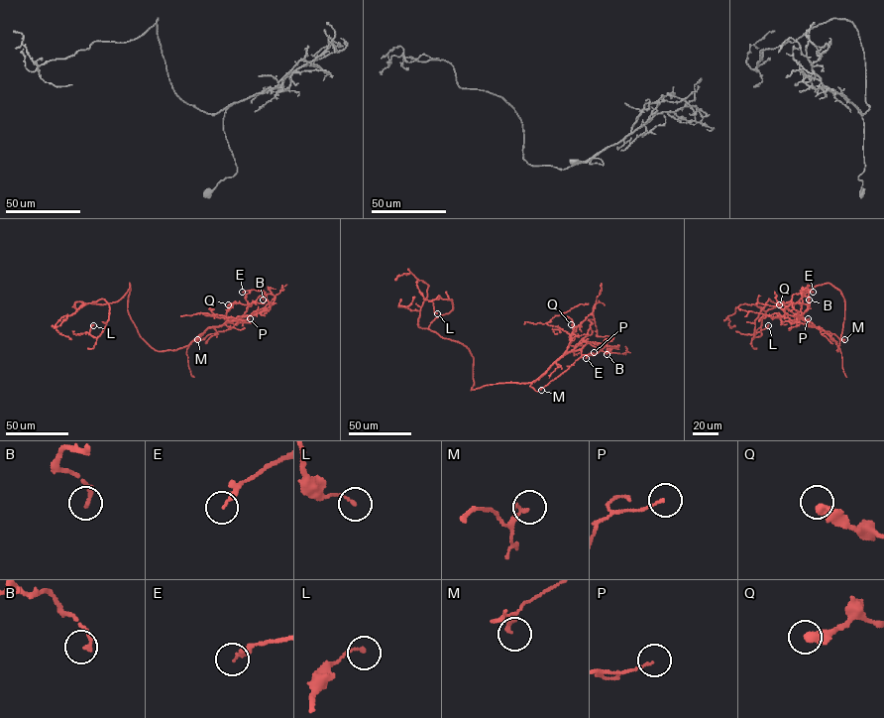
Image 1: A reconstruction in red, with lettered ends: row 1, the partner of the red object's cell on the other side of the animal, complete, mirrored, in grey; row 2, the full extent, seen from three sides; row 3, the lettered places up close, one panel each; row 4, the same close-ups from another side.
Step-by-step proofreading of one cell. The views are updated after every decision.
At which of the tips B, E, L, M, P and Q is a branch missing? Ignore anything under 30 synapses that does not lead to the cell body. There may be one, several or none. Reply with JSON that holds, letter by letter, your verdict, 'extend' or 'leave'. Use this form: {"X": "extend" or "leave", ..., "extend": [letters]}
{"B": "leave", "E": "leave", "L": "leave", "M": "leave", "P": "leave", "Q": "leave", "extend": []}

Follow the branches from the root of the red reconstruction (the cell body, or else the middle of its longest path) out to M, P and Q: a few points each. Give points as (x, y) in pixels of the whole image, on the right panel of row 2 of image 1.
M: (843, 326), (837, 351), (831, 338), (805, 319), (817, 328), (844, 339)
P: (843, 326), (837, 351), (834, 340), (821, 328), (810, 325), (805, 319), (810, 322), (808, 318)
Q: (843, 326), (837, 351), (836, 343), (823, 330), (802, 323), (784, 305), (779, 304)

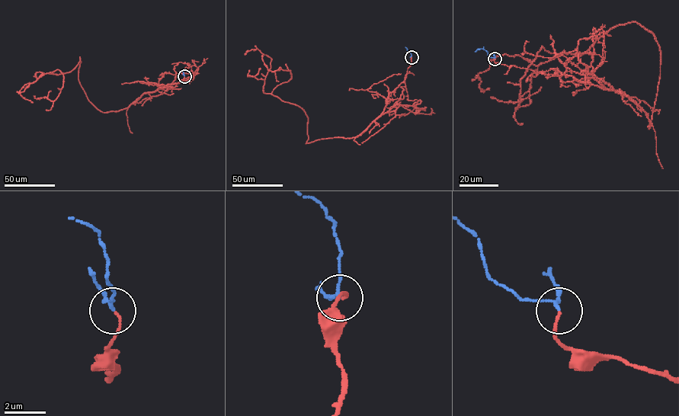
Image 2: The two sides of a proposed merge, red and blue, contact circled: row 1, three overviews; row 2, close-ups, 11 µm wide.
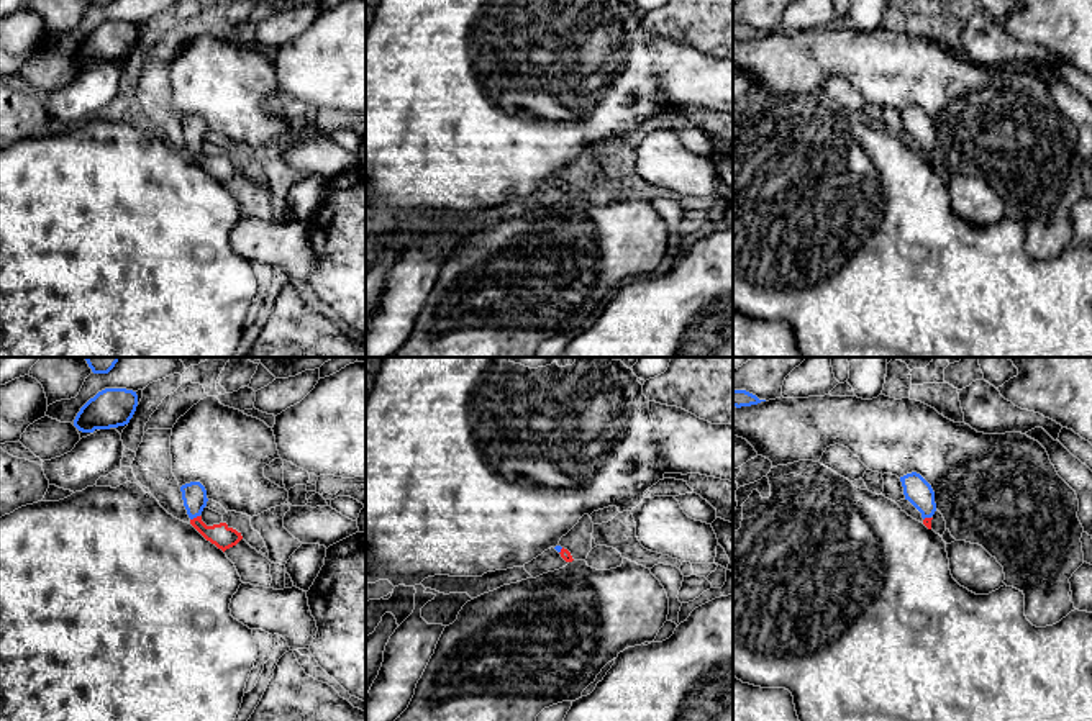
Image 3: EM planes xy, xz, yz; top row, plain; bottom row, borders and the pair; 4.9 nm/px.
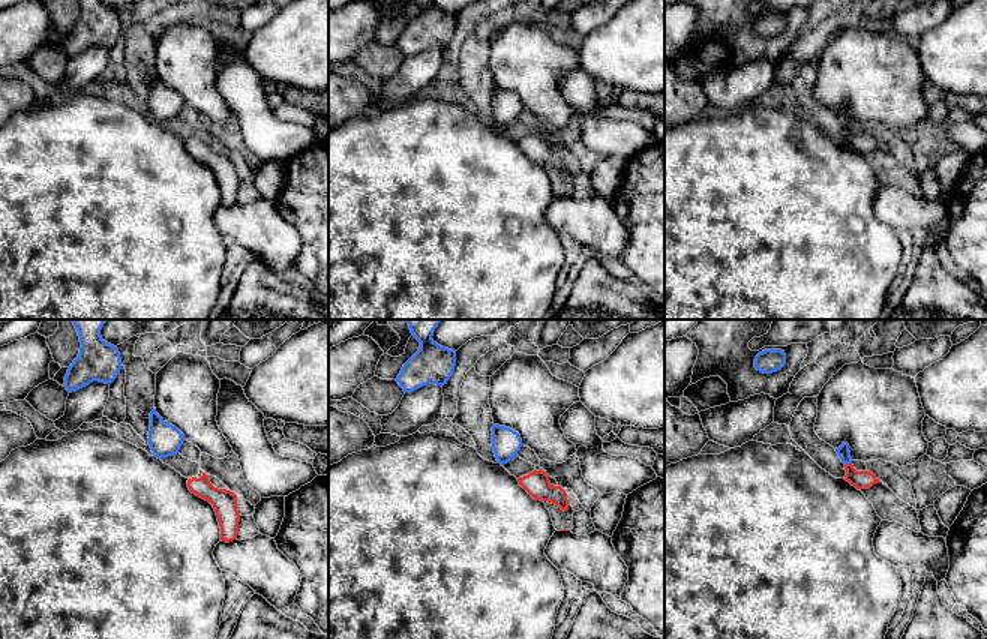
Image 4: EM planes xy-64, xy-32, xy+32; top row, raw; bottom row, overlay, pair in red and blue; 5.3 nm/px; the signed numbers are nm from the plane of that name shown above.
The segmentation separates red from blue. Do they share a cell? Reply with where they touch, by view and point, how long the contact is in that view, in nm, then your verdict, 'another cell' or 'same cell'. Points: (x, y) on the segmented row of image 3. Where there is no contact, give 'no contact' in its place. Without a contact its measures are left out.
xy (194, 518) | 50 nm | same cell

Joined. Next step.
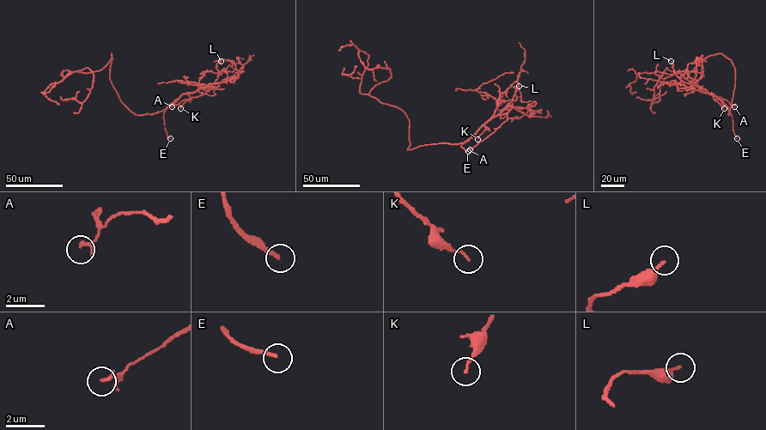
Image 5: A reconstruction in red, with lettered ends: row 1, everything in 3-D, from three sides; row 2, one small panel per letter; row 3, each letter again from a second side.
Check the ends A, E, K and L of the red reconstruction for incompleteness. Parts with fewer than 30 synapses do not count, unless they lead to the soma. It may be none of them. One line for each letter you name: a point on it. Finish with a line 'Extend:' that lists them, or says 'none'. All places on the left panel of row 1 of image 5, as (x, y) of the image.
E: at (170, 138)
Extend: E

